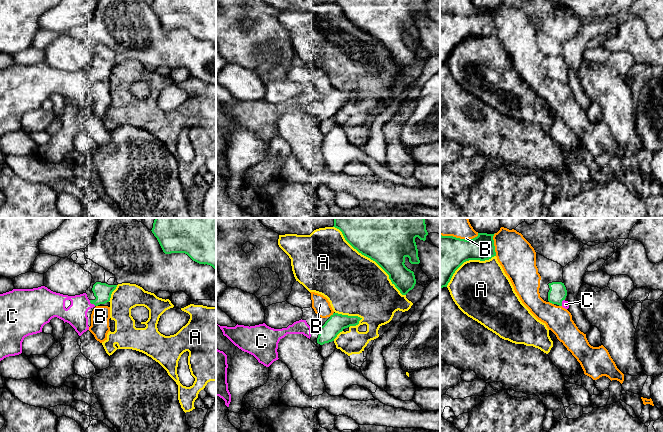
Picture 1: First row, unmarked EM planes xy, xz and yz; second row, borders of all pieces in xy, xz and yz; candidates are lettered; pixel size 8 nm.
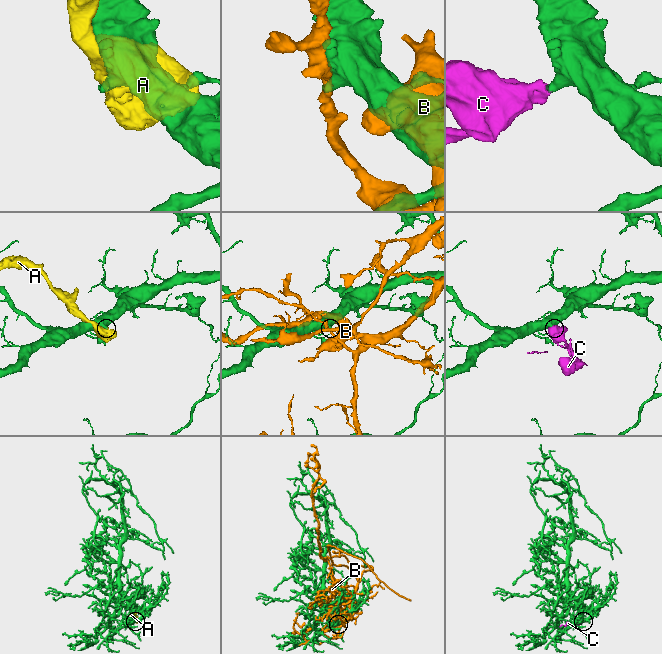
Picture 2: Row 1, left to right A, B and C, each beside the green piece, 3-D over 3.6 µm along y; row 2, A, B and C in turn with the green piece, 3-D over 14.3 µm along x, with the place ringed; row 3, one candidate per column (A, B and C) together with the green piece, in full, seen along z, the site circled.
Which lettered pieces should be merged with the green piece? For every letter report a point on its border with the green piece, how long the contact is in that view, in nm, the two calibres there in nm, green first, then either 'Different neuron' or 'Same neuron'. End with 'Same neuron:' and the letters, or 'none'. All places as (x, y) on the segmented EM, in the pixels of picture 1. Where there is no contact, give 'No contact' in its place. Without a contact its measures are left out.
A: Touches green at xz (370, 258). Shared border 800 nm. Thickness 500 nm (green) against 480 nm. Different neuron
B: Touches green at yz (459, 238). Shared border 320 nm. Thickness 340 nm (green) against 280 nm. Different neuron
C: Touches green at xy (92, 303). Shared border 70 nm. Thickness 140 nm (green) against 180 nm. Same neuron
Same neuron: C

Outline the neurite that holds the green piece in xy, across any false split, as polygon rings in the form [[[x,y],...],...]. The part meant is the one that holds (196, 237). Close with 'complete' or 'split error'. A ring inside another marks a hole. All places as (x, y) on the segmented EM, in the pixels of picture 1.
[[[155,218],[151,231],[165,254],[185,253],[216,270],[216,218]]]; complete

